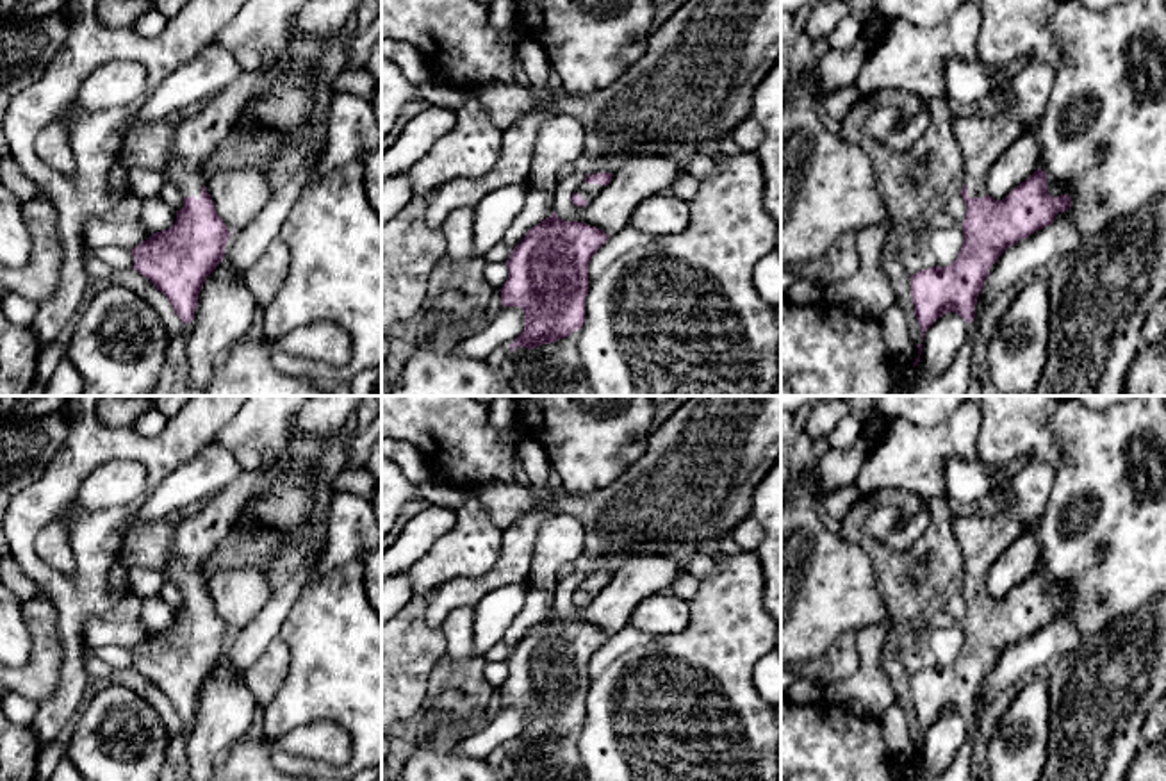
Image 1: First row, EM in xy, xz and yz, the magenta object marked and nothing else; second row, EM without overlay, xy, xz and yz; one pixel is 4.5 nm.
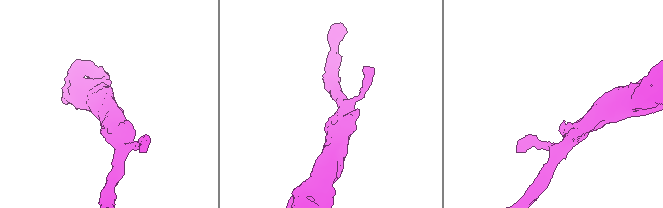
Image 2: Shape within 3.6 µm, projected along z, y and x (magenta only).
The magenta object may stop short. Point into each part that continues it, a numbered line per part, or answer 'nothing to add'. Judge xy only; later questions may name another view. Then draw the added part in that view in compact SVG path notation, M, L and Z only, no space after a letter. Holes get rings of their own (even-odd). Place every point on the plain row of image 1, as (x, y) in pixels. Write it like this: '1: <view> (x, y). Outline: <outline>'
1: xy (197, 535). Outline: M262 451L260 458L262 467L259 473L242 473L234 483L214 494L198 512L187 514L177 522L166 578L180 588L184 597L194 596L200 599L205 585L201 578L203 563L237 524L242 505L269 481L267 473L276 456Z

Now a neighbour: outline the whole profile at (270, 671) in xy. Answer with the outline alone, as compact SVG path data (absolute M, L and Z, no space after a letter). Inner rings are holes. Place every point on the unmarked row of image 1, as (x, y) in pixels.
M282 638L269 642L266 651L244 670L244 681L251 688L259 706L266 708L289 676L289 645Z

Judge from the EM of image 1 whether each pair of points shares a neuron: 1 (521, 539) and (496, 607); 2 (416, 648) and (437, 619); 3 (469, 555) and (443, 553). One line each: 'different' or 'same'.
1: different
2: different
3: same

